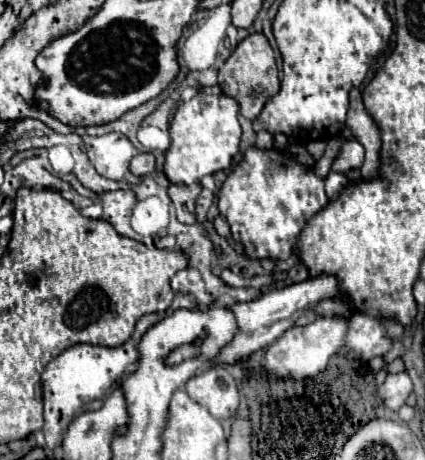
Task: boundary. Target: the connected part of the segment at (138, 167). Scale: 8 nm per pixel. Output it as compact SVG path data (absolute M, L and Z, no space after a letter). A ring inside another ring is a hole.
M148 152L134 156L134 160L130 162L130 170L132 170L132 174L136 174L136 176L148 176L148 174L154 172L154 168L156 168L156 160L154 160L154 156L148 154Z

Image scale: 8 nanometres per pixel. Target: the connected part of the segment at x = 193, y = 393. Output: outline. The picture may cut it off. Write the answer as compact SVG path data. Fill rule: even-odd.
M222 366L206 368L204 372L192 376L186 384L186 392L218 420L236 416L240 404L238 386Z

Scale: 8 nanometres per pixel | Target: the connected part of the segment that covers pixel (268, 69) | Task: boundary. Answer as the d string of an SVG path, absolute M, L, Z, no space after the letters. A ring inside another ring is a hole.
M250 34L246 40L238 44L232 56L218 70L218 84L226 96L232 96L240 104L240 114L254 122L264 104L280 90L280 78L276 68L274 50L268 44L264 34Z

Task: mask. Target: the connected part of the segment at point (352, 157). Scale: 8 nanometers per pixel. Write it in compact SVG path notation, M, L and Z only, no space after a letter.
M346 140L340 148L340 154L332 162L332 170L346 174L348 170L358 170L364 162L364 146L356 140Z

